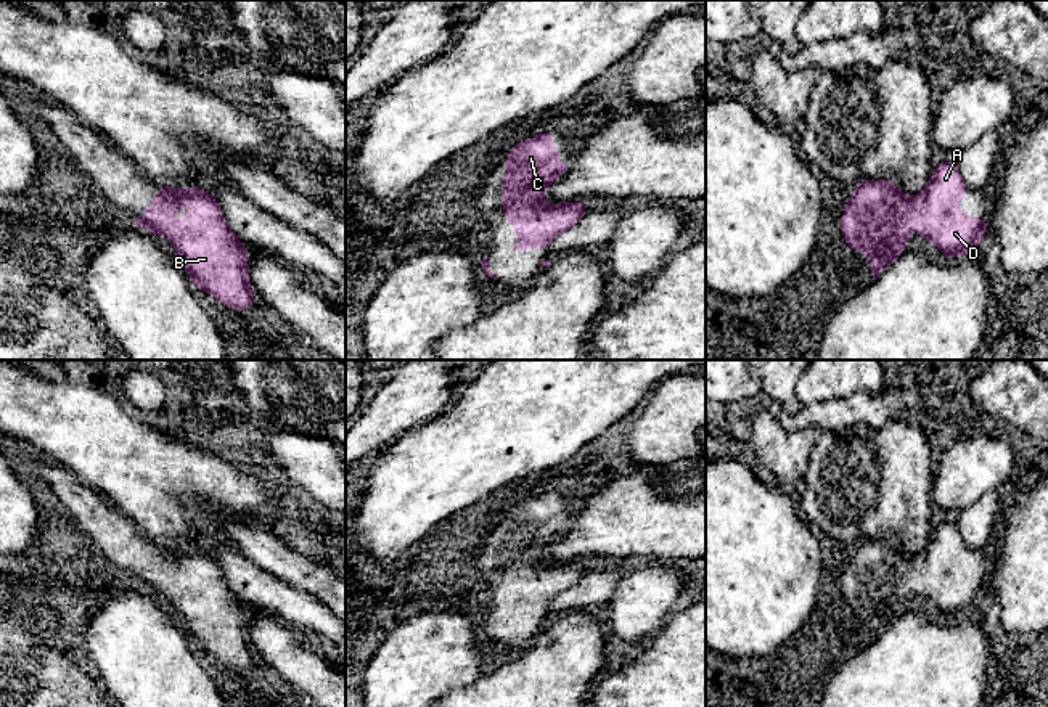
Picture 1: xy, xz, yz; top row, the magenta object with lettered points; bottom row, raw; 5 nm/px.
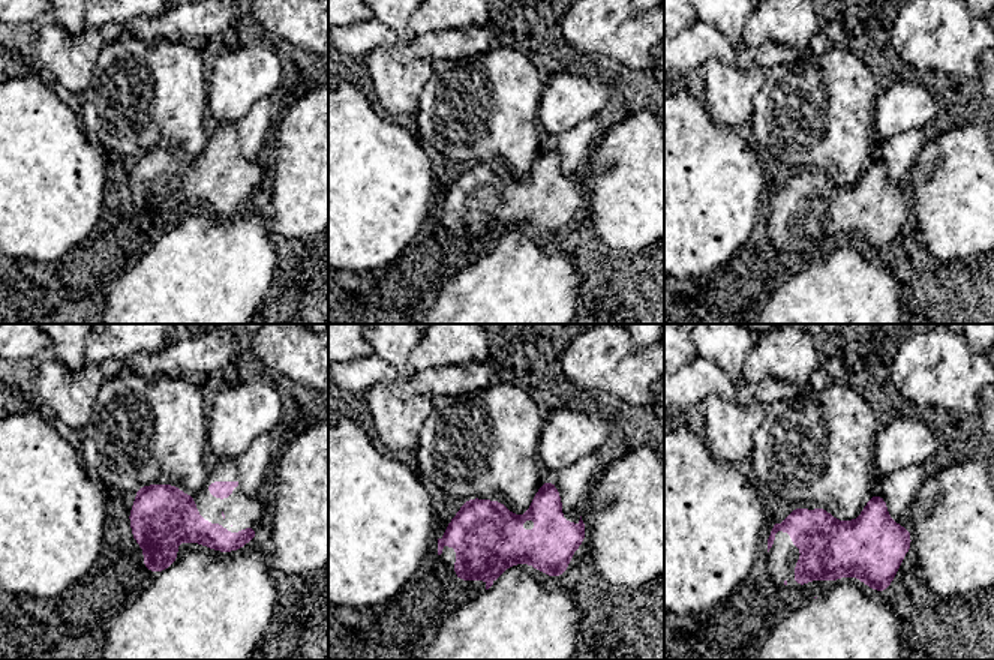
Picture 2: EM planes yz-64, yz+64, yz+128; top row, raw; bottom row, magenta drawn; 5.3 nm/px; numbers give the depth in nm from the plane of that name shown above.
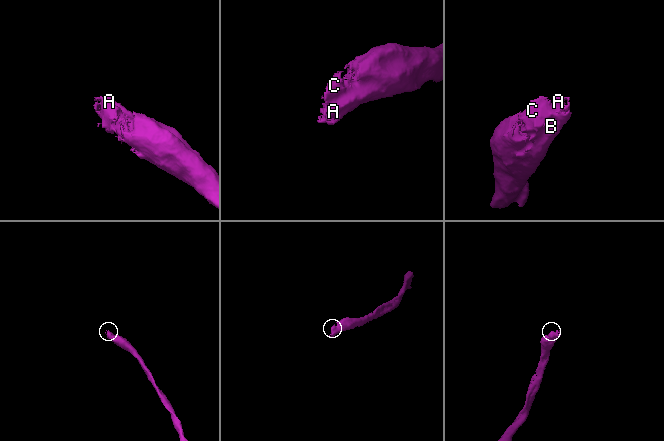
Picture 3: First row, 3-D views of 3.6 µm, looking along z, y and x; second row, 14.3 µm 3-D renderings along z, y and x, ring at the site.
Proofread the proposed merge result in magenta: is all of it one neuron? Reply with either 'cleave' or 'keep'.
keep

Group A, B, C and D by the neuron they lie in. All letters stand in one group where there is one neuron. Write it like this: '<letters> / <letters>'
A B C D

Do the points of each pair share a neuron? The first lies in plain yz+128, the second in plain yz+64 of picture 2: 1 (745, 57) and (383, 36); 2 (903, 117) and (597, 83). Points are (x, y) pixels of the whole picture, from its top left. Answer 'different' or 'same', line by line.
1: same
2: same

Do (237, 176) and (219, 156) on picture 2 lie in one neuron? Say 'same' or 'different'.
same

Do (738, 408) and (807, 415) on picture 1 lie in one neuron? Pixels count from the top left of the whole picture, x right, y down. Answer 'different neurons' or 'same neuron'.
same neuron

